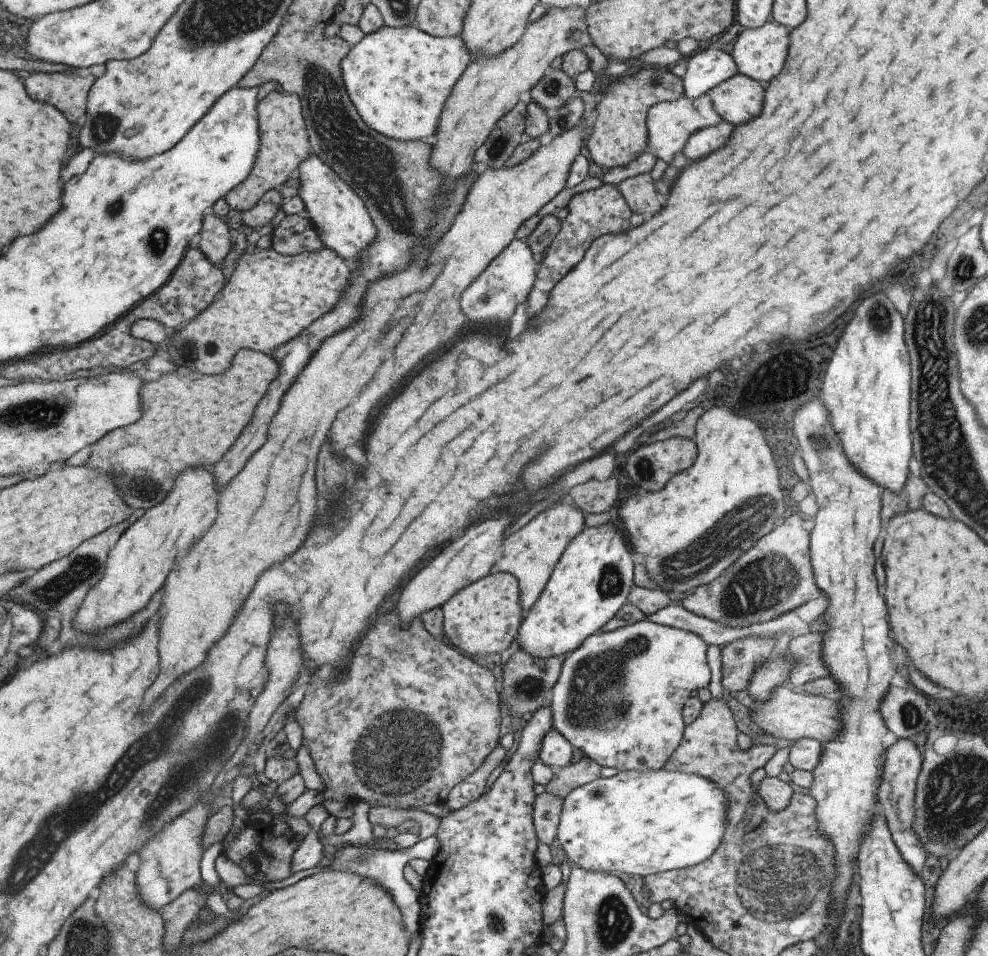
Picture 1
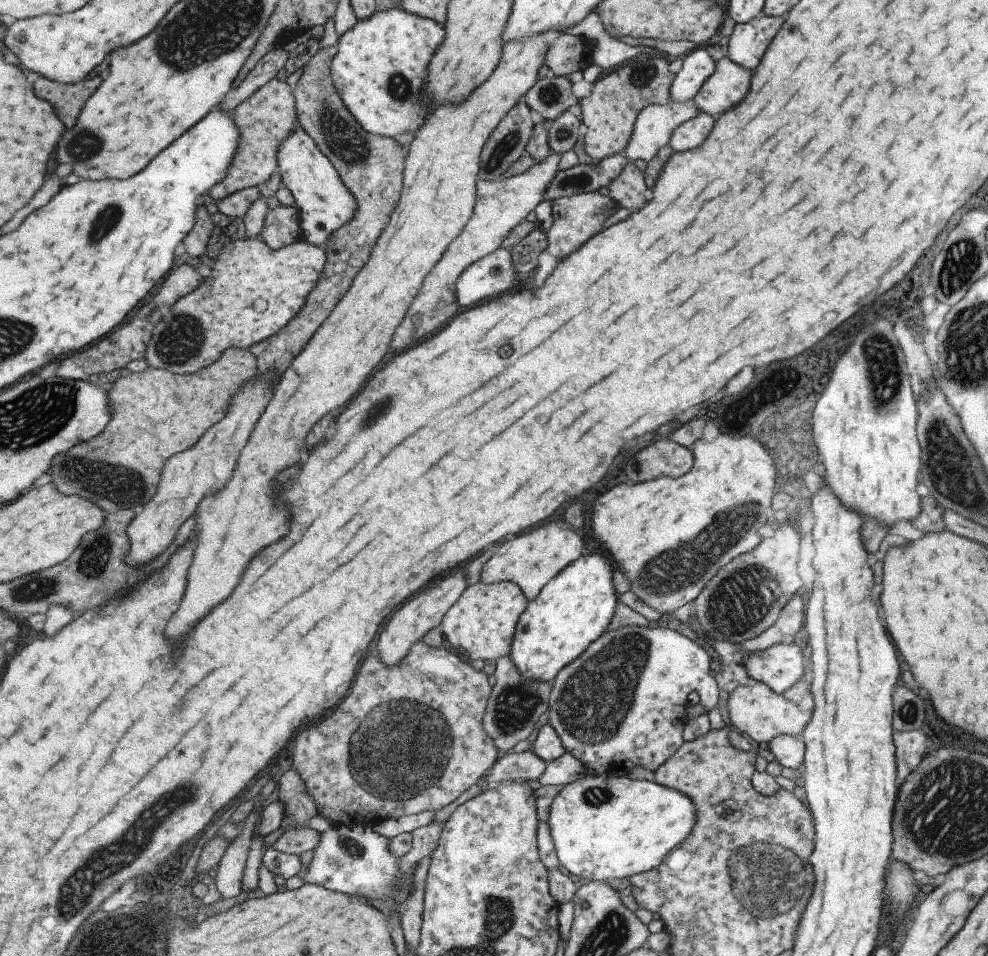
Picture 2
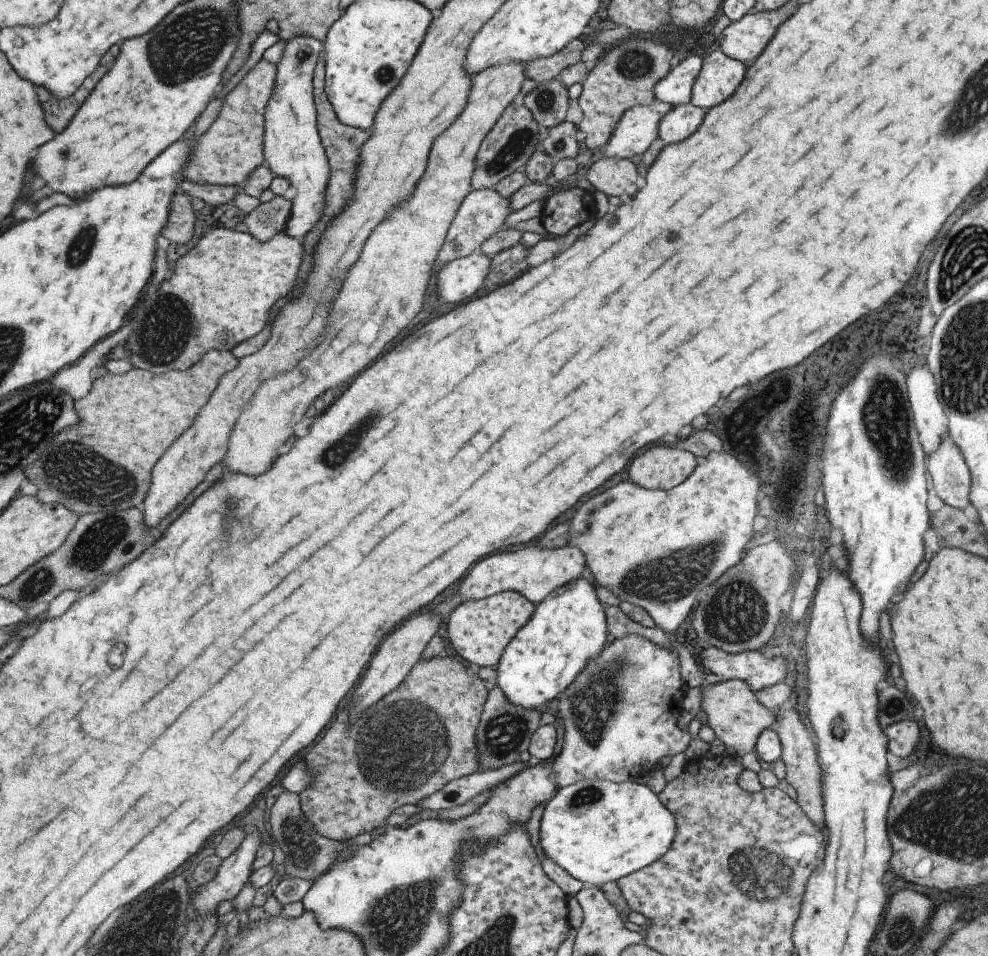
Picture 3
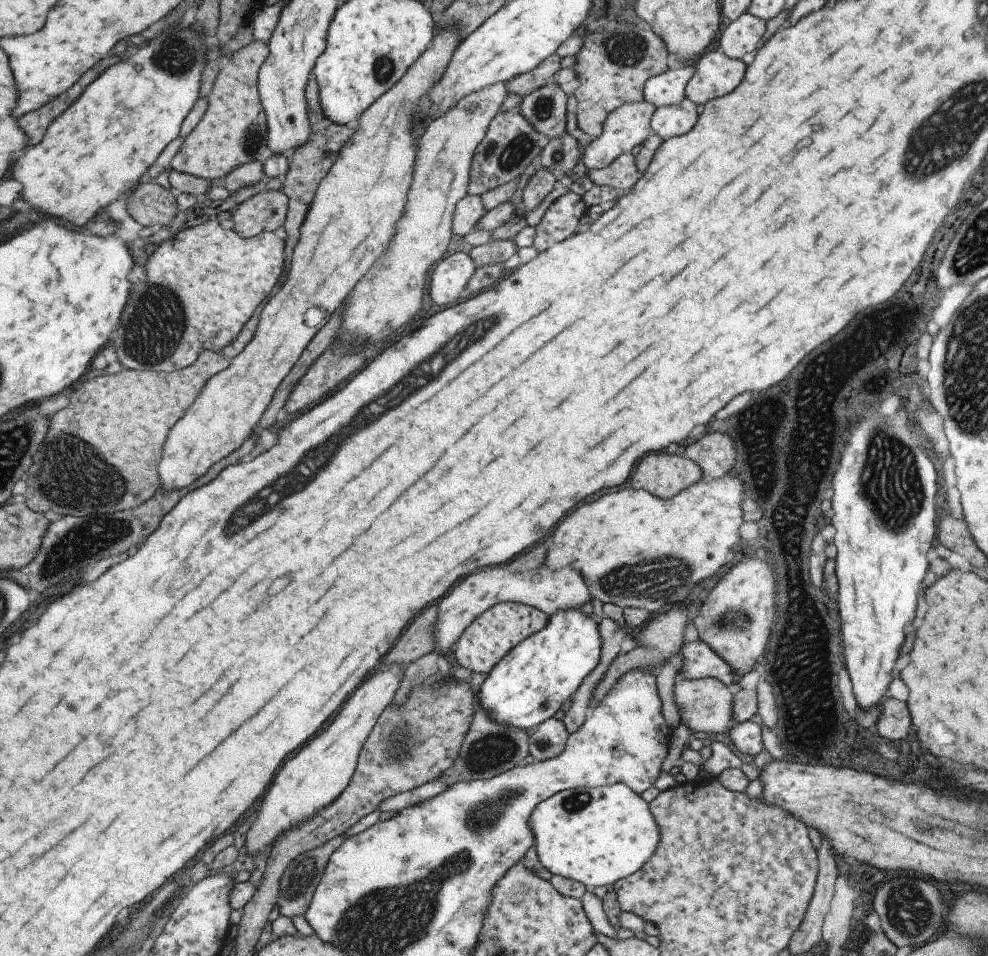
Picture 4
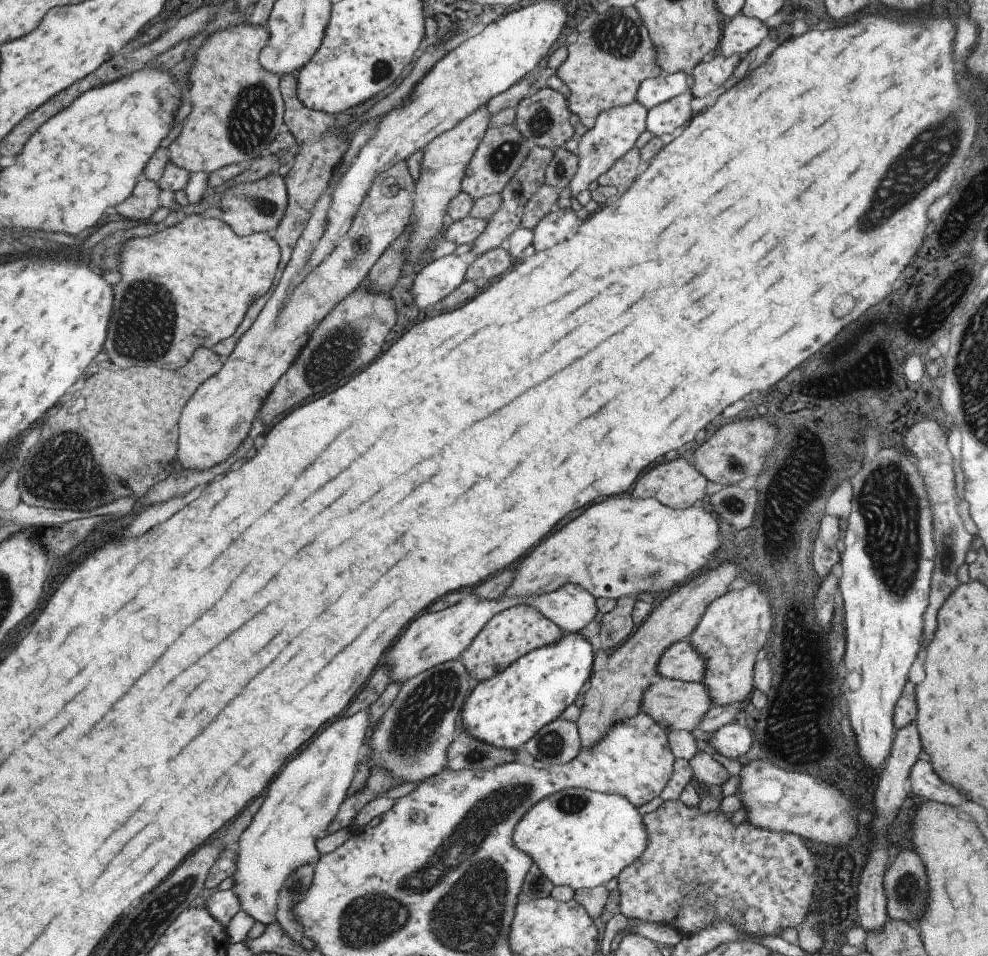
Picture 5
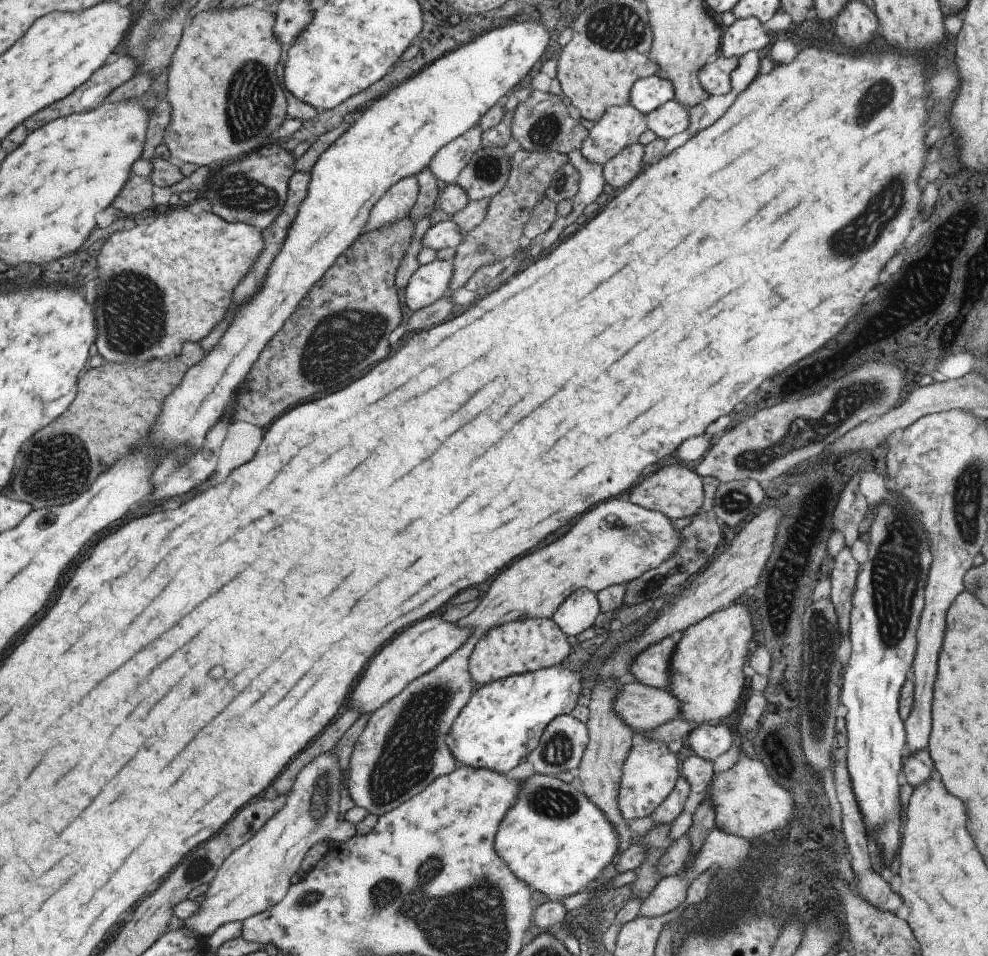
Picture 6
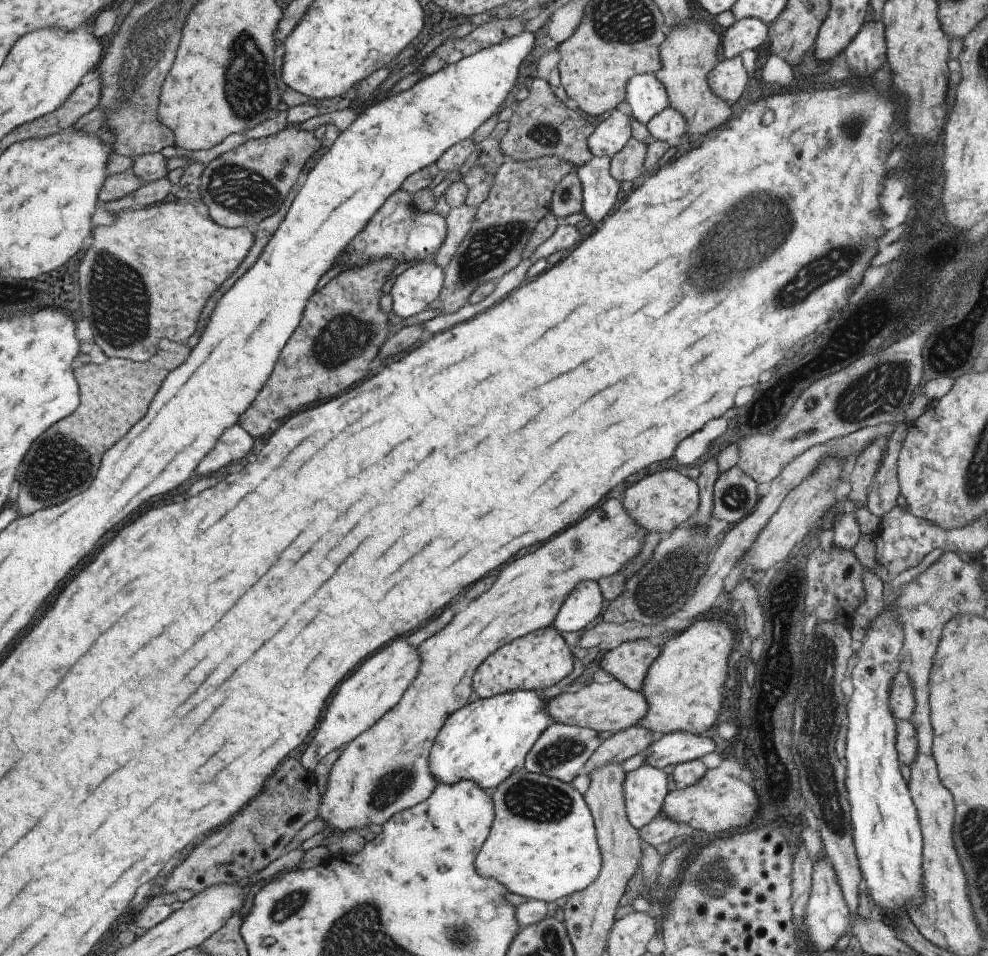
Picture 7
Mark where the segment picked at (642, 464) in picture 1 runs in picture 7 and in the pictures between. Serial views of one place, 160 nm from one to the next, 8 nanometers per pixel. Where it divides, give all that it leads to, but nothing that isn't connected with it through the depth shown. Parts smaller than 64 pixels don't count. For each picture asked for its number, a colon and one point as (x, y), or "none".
2: (662, 458)
3: (658, 468)
4: (662, 475)
5: (677, 485)
6: (675, 491)
7: (659, 503)

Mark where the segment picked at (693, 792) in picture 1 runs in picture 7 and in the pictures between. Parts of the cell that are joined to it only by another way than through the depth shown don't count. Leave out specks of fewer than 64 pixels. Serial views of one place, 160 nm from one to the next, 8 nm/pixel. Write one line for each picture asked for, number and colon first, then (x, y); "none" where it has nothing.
2: (602, 827)
3: (599, 831)
4: (593, 835)
5: (582, 839)
6: (552, 838)
7: (541, 844)

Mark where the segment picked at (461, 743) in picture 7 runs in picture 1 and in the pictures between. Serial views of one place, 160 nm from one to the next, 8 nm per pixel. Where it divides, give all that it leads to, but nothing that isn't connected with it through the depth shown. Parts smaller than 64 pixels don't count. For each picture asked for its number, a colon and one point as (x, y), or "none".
1: (591, 581)
2: (573, 609)
3: (567, 629)
4: (528, 685)
5: (506, 710)
6: (500, 725)

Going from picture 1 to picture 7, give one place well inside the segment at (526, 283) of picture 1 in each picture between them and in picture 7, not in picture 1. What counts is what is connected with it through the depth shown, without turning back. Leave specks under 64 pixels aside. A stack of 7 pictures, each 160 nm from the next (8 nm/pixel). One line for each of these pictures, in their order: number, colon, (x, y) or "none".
2: (493, 274)
3: (459, 279)
4: (449, 277)
5: (441, 276)
6: (429, 282)
7: (412, 290)

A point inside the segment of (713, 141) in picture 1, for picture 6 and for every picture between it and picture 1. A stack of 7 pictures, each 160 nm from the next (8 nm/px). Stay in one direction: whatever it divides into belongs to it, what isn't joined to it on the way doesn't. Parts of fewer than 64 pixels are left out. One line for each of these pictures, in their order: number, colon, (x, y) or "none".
2: (687, 135)
3: (680, 121)
4: (666, 121)
5: (665, 118)
6: (671, 118)

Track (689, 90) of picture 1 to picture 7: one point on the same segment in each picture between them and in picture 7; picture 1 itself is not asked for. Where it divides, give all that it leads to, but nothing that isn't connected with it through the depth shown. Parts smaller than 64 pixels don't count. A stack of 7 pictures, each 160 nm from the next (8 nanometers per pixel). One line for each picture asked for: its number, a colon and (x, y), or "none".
2: (697, 66)
3: (674, 88)
4: (667, 88)
5: (657, 90)
6: (648, 93)
7: (645, 96)

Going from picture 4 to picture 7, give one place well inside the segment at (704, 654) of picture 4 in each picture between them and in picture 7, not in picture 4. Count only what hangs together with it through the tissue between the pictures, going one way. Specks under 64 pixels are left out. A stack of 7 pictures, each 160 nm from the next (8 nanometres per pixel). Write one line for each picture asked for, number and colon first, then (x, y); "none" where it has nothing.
5: (679, 662)
6: (649, 667)
7: (628, 662)

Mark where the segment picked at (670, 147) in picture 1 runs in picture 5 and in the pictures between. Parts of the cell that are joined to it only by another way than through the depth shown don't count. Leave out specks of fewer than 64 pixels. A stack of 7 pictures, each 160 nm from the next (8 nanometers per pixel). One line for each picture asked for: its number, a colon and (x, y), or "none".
2: (653, 126)
3: (637, 127)
4: (629, 124)
5: (615, 131)

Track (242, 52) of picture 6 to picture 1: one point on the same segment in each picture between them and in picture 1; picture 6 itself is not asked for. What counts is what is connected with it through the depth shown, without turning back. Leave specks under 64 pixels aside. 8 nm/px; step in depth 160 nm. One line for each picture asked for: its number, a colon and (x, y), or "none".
1: (283, 143)
2: (268, 115)
3: (231, 147)
4: (232, 131)
5: (236, 109)

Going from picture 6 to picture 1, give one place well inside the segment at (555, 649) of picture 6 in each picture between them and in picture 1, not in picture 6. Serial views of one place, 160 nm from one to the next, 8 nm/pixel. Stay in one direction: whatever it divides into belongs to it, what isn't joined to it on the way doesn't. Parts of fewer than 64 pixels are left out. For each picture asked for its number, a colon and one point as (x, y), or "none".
1: (483, 618)
2: (482, 620)
3: (479, 630)
4: (497, 630)
5: (517, 630)

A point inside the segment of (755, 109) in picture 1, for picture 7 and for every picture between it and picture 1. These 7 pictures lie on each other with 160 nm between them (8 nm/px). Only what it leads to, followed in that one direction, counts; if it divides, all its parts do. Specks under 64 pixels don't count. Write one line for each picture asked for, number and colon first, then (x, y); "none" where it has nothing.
2: (727, 85)
3: (718, 77)
4: (714, 73)
5: (707, 76)
6: (714, 76)
7: (728, 79)

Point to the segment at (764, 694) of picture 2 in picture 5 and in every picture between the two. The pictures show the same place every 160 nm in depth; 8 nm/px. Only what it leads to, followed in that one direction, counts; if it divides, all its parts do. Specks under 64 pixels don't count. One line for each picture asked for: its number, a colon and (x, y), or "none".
3: (731, 711)
4: (704, 705)
5: (672, 704)

